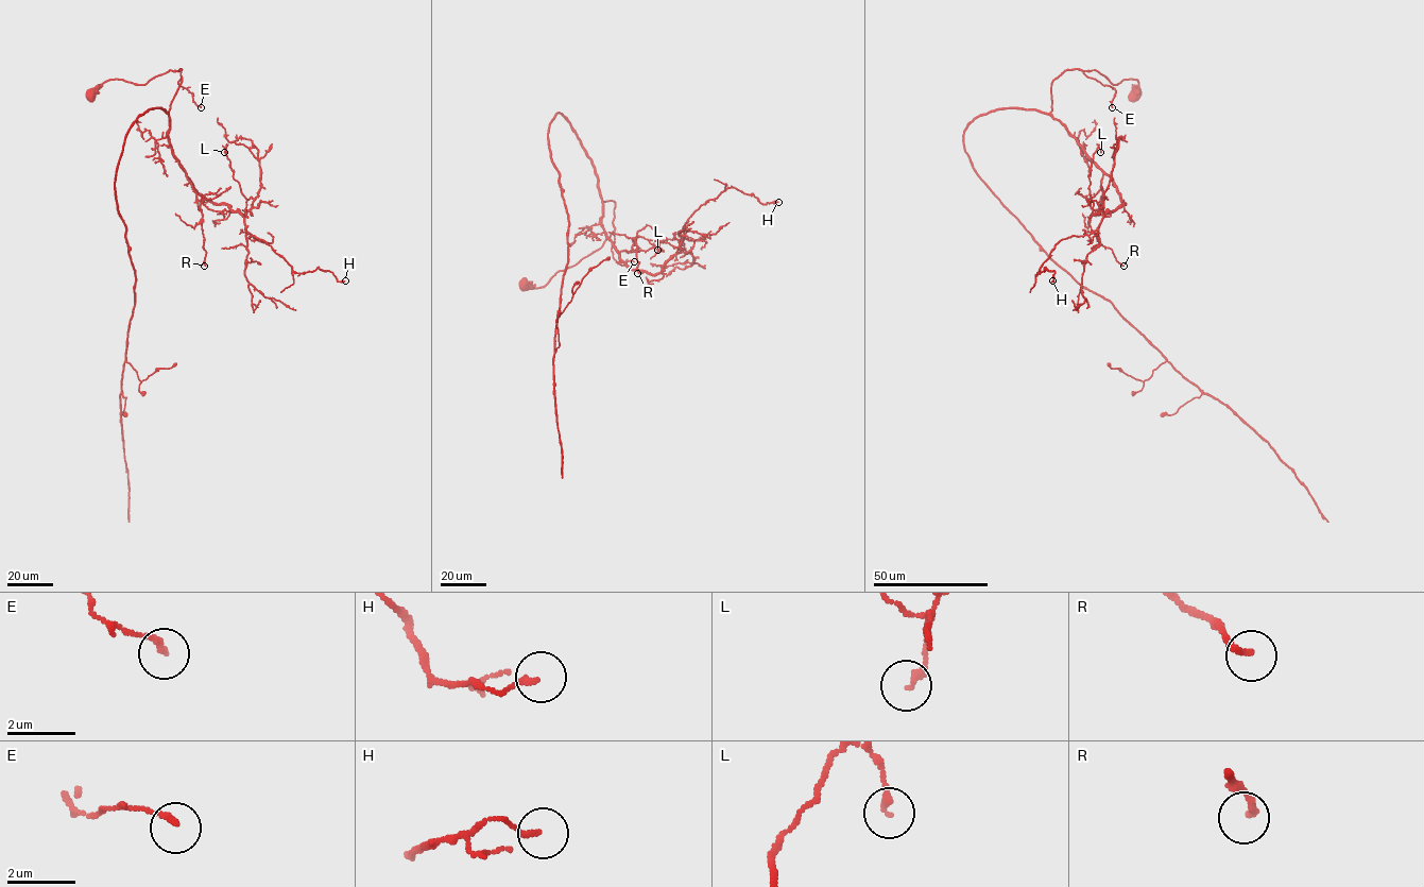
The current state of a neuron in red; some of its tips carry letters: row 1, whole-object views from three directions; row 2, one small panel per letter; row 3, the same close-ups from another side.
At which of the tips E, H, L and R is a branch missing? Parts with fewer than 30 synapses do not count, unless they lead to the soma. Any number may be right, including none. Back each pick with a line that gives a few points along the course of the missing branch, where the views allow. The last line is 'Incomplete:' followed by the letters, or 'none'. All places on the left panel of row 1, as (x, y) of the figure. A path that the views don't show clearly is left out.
Incomplete: none

